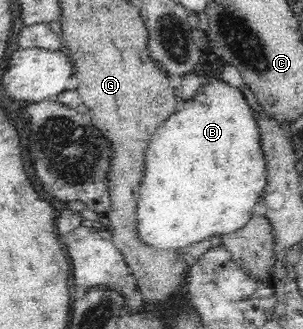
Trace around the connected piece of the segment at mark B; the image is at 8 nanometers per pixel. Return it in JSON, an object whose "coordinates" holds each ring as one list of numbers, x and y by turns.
{"coordinates":[[209,76,203,79,200,89,189,98,185,99,181,110,175,110,169,118,162,122,157,128,153,138,149,141,149,146,145,150,145,172,140,187,140,199,137,207,137,231,141,235,143,241,153,245,153,247,179,249,193,245,209,236,220,236,221,233,230,233,235,229,244,225,253,214,253,207,260,202,262,191,266,186,266,168,267,162,262,150,260,136,260,127,257,115,254,109,249,105,249,100,245,96,245,92,237,86,231,86,229,82,217,78,217,76]]}

